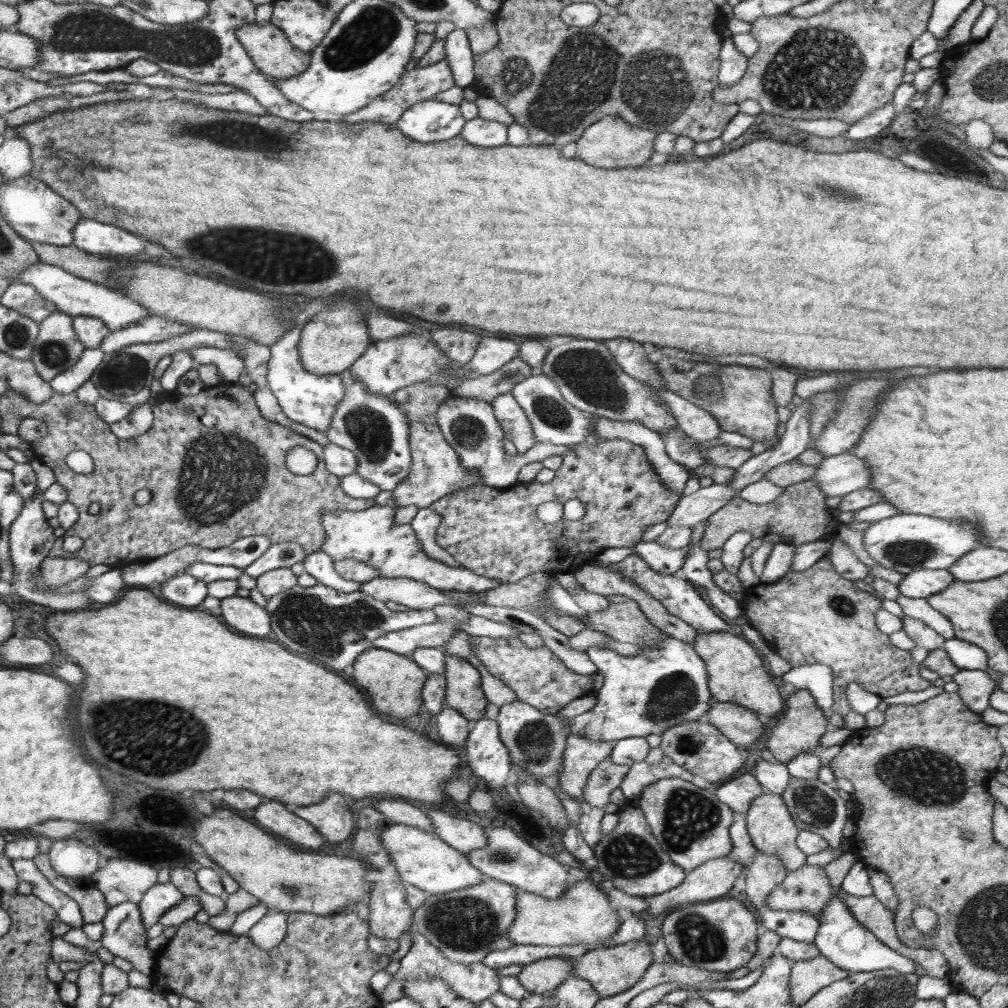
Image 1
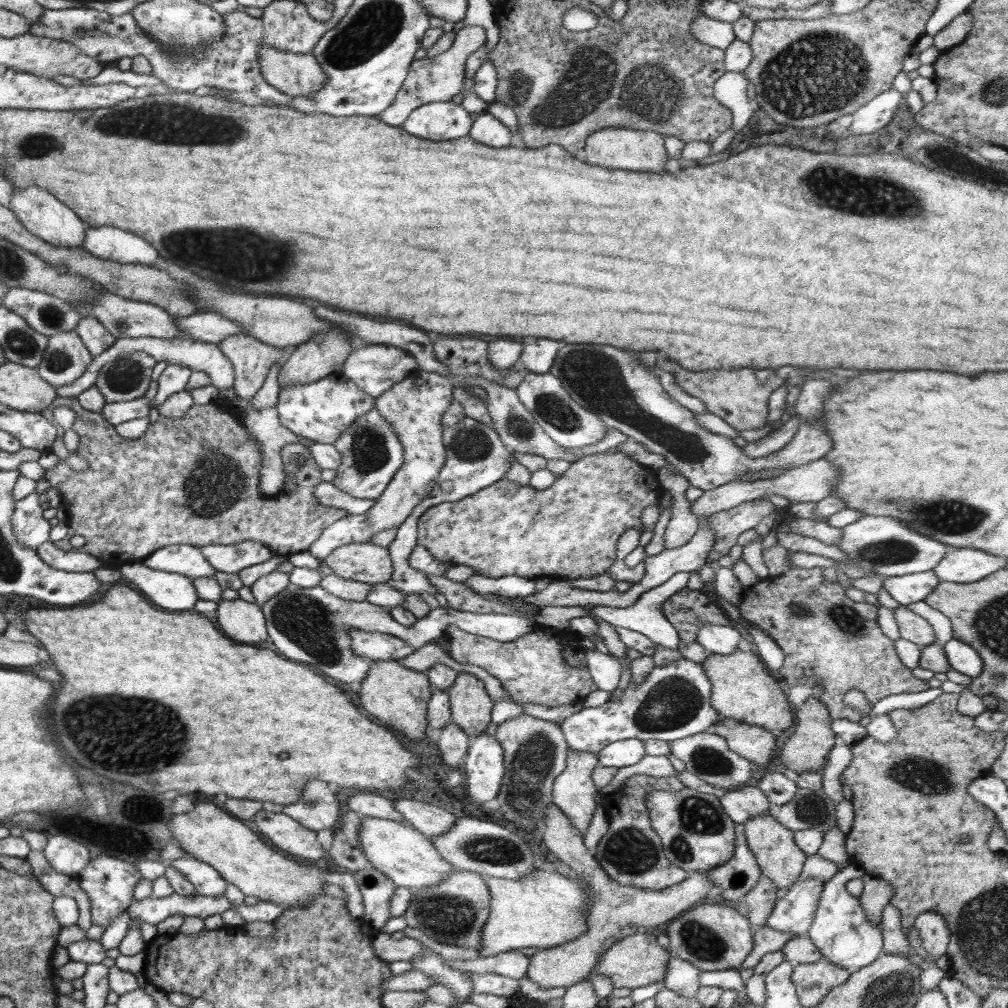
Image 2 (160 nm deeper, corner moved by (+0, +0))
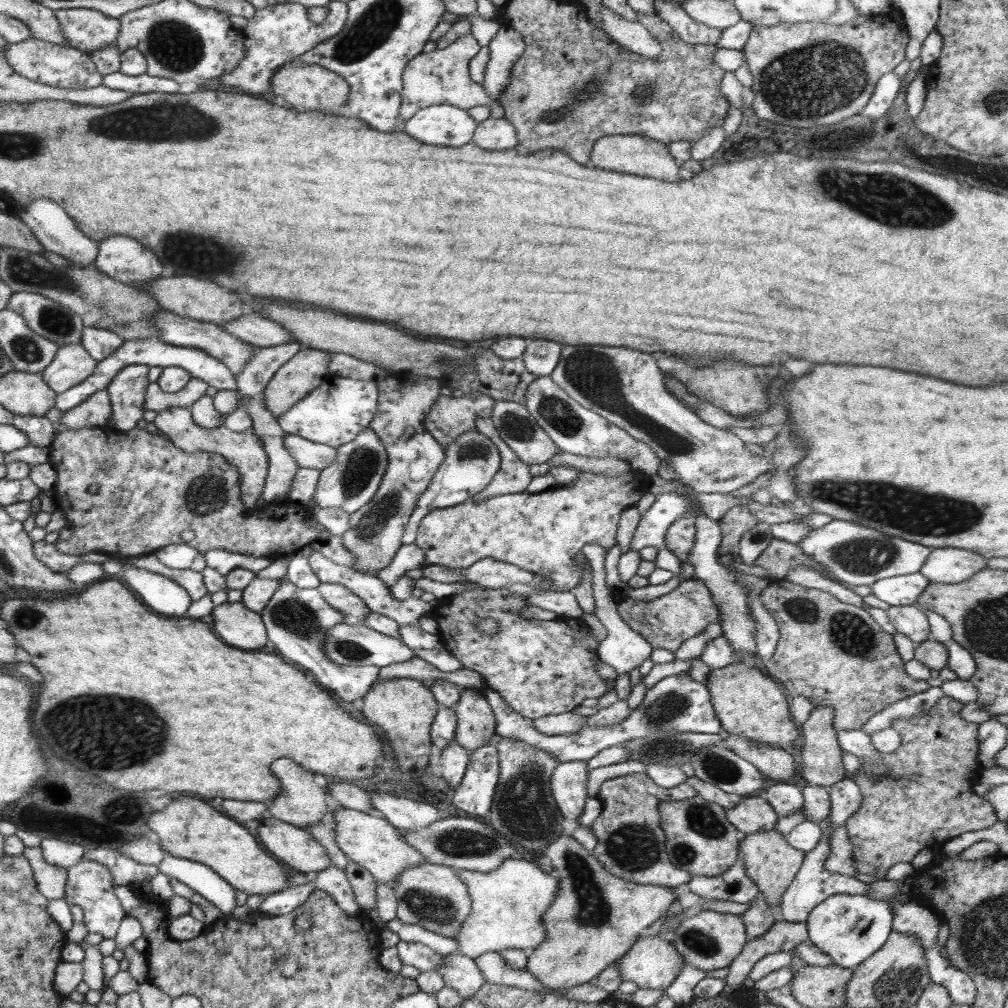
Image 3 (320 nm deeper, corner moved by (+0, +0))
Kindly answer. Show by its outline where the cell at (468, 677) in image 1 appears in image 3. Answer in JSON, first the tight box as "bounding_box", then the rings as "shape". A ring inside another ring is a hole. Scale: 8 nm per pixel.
{"bounding_box":[454,689,496,752],"shape":[[[462,689],[454,708],[457,717],[454,741],[468,752],[488,745],[496,731],[492,707],[483,695],[483,690],[477,689]]]}

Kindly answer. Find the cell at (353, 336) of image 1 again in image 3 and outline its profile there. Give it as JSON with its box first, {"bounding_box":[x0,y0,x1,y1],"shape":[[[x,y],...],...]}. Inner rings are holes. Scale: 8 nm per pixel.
{"bounding_box":[261,347,331,418],"shape":[[[302,347],[281,369],[272,376],[266,389],[261,392],[266,408],[275,416],[280,418],[293,404],[302,400],[312,389],[318,388],[328,378],[328,365],[331,353],[316,348]]]}

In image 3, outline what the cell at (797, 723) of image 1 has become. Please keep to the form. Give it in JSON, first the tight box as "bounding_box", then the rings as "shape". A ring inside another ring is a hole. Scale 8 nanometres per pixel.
{"bounding_box":[797,706,848,787],"shape":[[[815,706],[808,716],[808,720],[802,725],[802,737],[797,746],[797,764],[801,779],[808,785],[830,787],[837,781],[843,780],[848,775],[842,762],[842,750],[837,739],[837,731],[834,729],[834,714],[832,707]]]}

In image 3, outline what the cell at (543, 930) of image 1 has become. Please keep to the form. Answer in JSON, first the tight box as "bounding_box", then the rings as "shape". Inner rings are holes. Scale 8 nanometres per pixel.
{"bounding_box":[455,858,559,958],"shape":[[[508,858],[498,870],[455,872],[467,886],[472,904],[470,914],[455,936],[458,950],[470,958],[502,949],[531,951],[545,939],[543,914],[551,906],[559,889],[559,879],[553,872],[544,872],[526,860]]]}

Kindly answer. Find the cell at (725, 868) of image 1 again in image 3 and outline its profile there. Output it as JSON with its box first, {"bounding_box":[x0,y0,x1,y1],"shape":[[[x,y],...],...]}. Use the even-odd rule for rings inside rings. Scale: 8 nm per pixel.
{"bounding_box":[526,836,682,989],"shape":[[[558,836],[545,846],[544,853],[552,861],[553,873],[559,879],[559,889],[551,906],[543,914],[544,942],[528,951],[526,969],[548,988],[568,989],[595,979],[606,967],[616,963],[628,952],[644,928],[670,913],[668,907],[677,901],[682,891],[674,887],[636,884],[618,879],[571,836]]]}

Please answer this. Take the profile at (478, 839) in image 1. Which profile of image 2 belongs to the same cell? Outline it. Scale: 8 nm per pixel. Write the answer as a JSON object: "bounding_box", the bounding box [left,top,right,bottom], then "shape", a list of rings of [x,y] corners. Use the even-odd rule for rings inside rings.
{"bounding_box":[394,800,457,838],"shape":[[[394,800],[394,808],[401,812],[406,824],[430,838],[445,835],[457,819],[454,814],[442,810],[440,806],[424,804],[418,800]]]}

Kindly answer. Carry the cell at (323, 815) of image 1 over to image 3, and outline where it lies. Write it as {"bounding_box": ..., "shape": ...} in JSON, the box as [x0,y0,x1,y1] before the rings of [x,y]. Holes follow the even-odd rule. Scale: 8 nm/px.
{"bounding_box":[267,760,328,828],"shape":[[[274,760],[272,762],[272,774],[280,780],[280,789],[282,790],[276,798],[272,799],[274,804],[267,808],[267,814],[302,828],[306,825],[319,823],[328,814],[327,790],[314,783],[314,776],[310,772],[302,770],[292,760]]]}

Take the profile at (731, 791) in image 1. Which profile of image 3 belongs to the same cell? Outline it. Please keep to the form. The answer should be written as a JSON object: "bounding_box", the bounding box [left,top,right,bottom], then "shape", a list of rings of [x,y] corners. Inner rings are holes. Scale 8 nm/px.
{"bounding_box":[725,796,779,835],"shape":[[[758,796],[742,799],[734,808],[725,809],[730,824],[745,835],[775,829],[779,816],[766,799]]]}

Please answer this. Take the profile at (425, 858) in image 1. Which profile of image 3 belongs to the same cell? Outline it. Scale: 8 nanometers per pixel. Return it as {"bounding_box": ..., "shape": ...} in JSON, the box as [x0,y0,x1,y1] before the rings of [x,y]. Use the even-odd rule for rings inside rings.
{"bounding_box":[333,807,428,884],"shape":[[[339,807],[333,811],[333,819],[336,844],[342,849],[344,855],[351,862],[360,864],[382,883],[391,884],[404,870],[420,864],[428,864],[420,852],[403,839],[400,829],[392,826],[383,816],[376,817],[359,810]]]}

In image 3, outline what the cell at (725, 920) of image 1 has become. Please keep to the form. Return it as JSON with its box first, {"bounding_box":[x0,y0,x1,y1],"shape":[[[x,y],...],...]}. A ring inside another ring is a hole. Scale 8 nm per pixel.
{"bounding_box":[671,910,748,971],"shape":[[[703,910],[690,918],[683,917],[674,934],[676,938],[671,943],[676,947],[685,964],[705,971],[728,967],[748,942],[740,914],[722,914],[713,910]]]}

